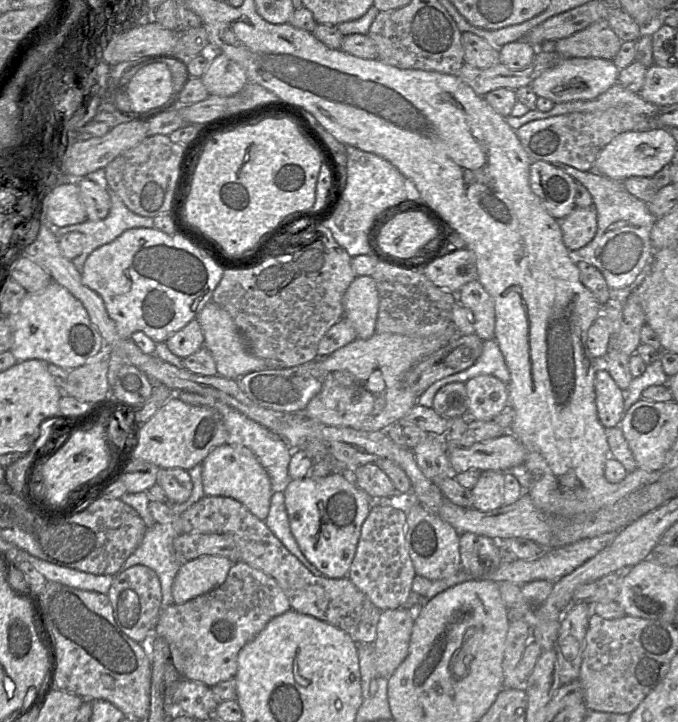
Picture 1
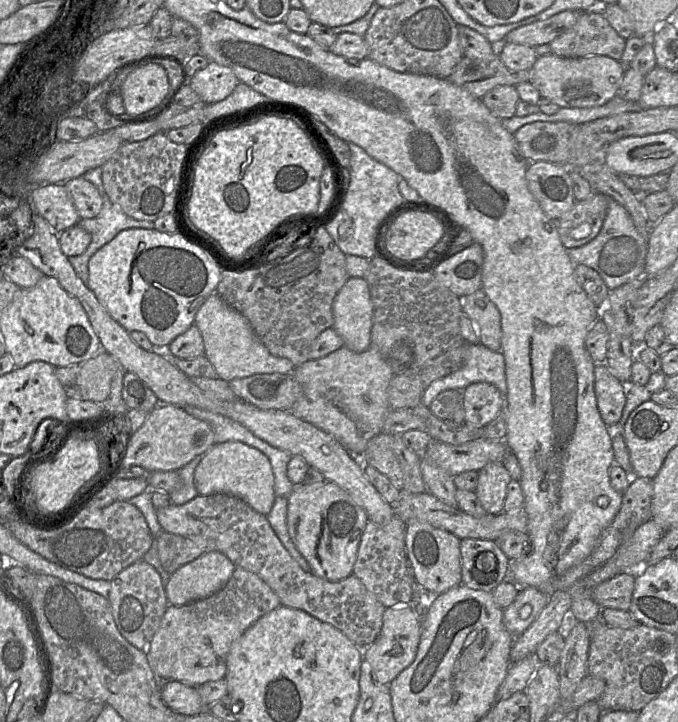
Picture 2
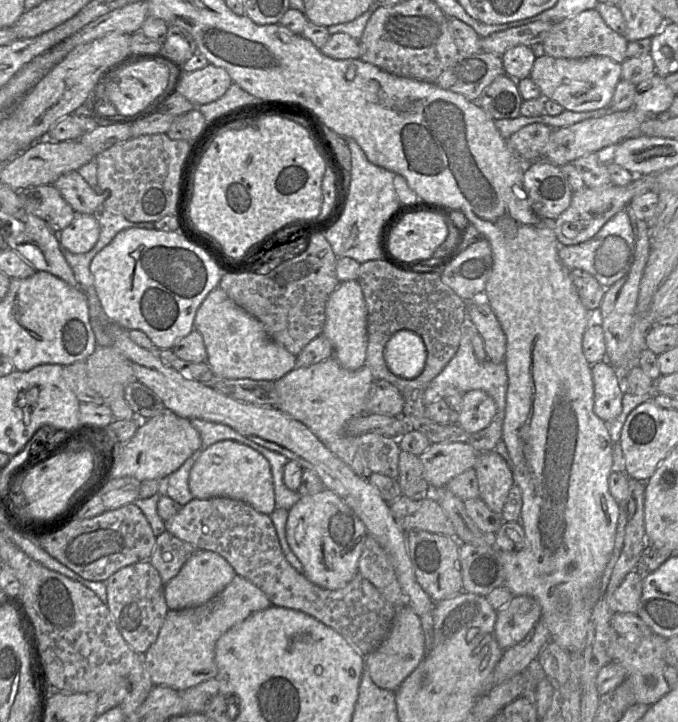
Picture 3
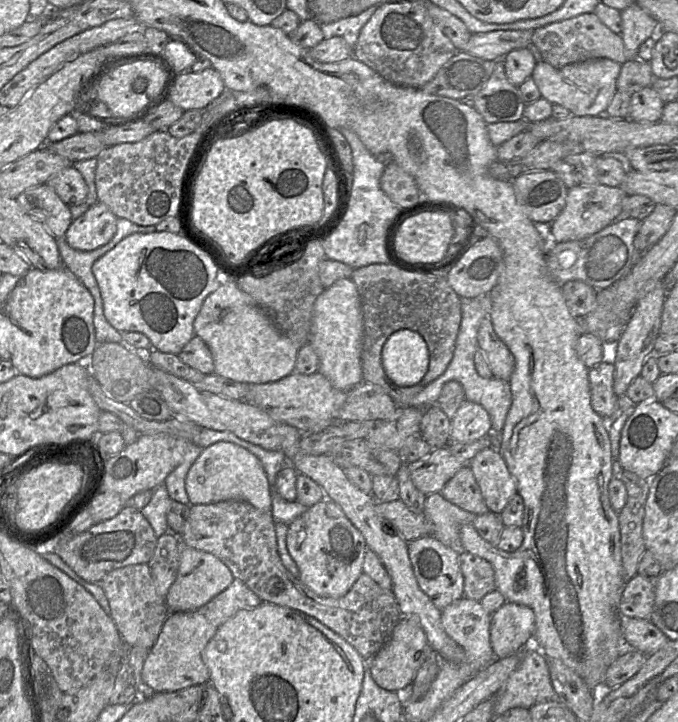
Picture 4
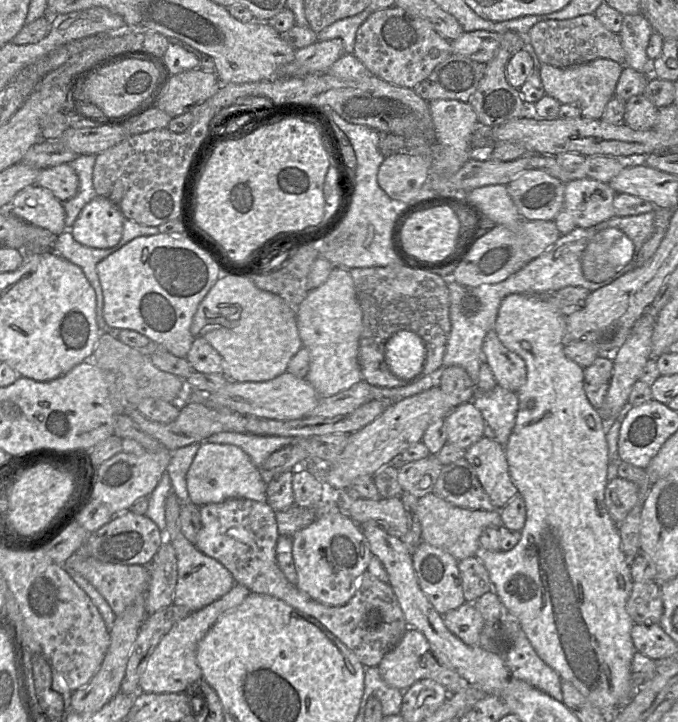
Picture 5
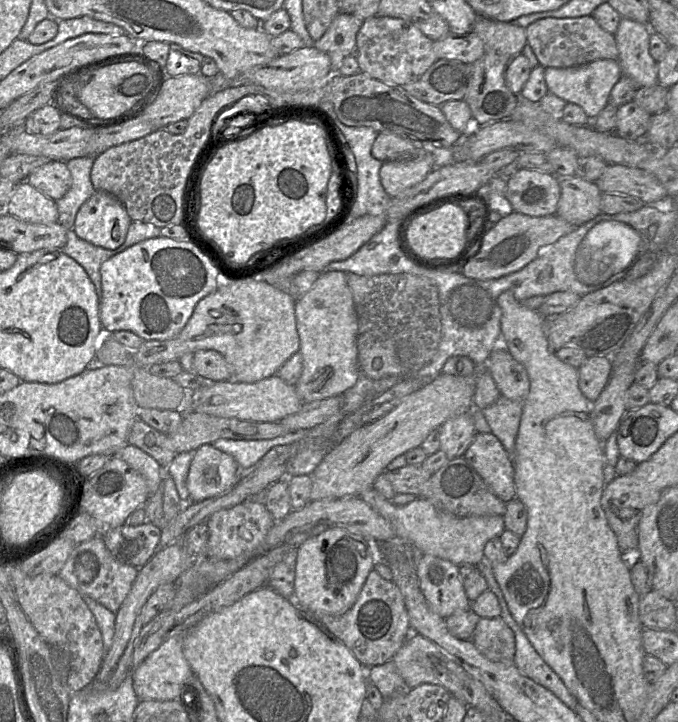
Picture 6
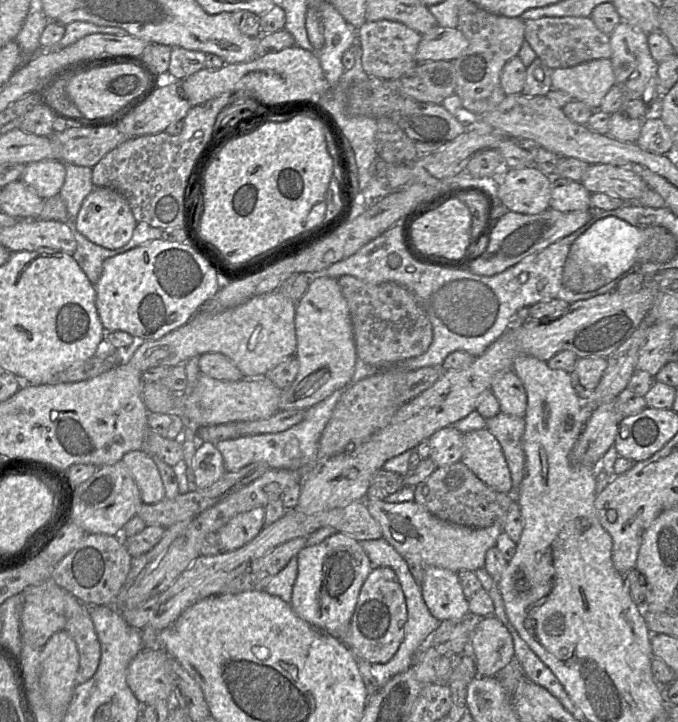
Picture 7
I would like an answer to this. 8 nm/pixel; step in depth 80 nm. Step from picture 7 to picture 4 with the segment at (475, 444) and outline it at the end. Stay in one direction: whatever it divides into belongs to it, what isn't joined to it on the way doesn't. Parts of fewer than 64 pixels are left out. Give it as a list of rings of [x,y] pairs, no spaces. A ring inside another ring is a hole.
[[[488,447],[479,451],[468,464],[489,511],[499,515],[517,493],[504,458],[499,451]]]

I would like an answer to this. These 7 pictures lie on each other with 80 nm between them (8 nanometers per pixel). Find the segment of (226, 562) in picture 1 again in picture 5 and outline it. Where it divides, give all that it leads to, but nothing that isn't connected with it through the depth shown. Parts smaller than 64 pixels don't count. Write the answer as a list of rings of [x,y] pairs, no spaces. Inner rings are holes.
[[[171,488],[165,501],[165,519],[167,539],[176,551],[178,567],[178,578],[174,590],[173,604],[185,606],[194,612],[222,597],[230,591],[236,582],[225,566],[216,559],[202,553],[182,534],[179,518],[180,509],[180,500]]]

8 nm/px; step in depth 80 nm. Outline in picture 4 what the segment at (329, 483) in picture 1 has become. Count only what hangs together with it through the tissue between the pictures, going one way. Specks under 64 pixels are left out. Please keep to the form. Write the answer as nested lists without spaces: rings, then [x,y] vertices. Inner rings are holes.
[[[326,493],[322,500],[288,525],[287,548],[299,569],[299,579],[315,593],[325,597],[344,596],[363,573],[368,549],[361,532],[348,519],[341,507]]]

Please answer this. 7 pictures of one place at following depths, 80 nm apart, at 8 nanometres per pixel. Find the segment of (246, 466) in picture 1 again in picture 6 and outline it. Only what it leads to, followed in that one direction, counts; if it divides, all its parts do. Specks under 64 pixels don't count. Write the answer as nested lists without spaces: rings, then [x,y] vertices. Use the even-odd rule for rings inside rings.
[[[203,444],[194,451],[186,485],[191,502],[225,494],[240,480],[241,468],[229,454]]]

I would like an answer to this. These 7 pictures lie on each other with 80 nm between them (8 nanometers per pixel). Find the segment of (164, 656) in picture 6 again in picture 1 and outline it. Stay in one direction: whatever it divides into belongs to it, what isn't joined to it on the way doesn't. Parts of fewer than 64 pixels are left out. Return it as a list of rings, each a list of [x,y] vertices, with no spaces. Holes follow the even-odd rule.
[[[238,561],[233,563],[225,582],[219,587],[162,610],[155,634],[167,642],[170,661],[182,678],[211,687],[234,678],[242,647],[272,618],[290,609],[287,596],[273,577]]]

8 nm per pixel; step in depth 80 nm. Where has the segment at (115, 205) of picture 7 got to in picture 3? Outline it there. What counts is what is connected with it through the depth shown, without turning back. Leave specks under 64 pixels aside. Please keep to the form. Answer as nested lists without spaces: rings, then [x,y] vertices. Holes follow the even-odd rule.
[[[75,213],[73,221],[58,234],[58,242],[72,254],[89,252],[99,238],[100,228],[94,215]]]

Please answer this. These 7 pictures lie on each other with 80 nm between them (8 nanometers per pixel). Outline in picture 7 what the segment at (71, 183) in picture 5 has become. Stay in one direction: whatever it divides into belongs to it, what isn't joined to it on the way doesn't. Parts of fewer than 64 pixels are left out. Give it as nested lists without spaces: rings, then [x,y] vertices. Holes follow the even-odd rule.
[[[40,160],[26,164],[19,180],[45,200],[59,194],[65,177],[65,163],[59,160]]]

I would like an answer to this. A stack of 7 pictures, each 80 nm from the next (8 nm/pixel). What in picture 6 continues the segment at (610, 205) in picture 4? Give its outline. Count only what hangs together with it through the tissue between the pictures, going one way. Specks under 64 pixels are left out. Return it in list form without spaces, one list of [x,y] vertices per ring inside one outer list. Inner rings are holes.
[[[576,176],[561,178],[556,214],[579,227],[600,215],[602,192],[595,182]]]

